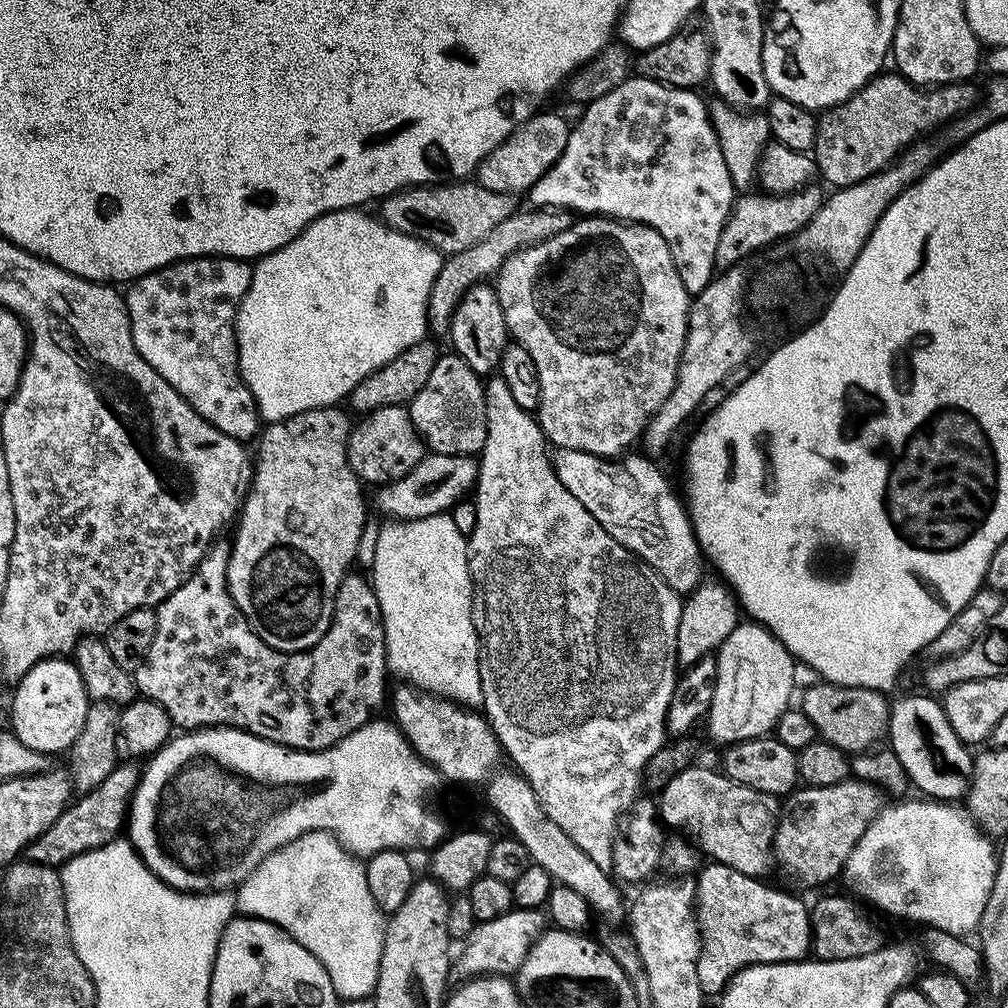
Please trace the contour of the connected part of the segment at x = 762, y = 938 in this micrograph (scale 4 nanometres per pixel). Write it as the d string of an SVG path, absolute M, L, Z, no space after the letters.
M709 863L709 868L701 867L699 869L700 876L696 880L696 907L698 909L698 919L700 921L700 957L698 958L698 982L700 988L704 991L705 997L712 998L724 991L729 980L741 972L744 968L750 967L752 964L785 964L791 960L803 960L809 955L812 947L812 917L810 915L809 905L803 904L796 896L791 896L788 892L779 892L776 888L764 884L763 879L755 876L747 876L738 870L734 870L725 864Z

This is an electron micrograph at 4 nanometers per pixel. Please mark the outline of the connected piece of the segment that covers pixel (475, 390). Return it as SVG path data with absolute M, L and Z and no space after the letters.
M455 354L441 355L426 386L407 405L420 439L429 453L476 456L486 442L485 381Z

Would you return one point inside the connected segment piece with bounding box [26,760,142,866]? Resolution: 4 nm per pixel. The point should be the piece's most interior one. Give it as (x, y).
(91, 821)

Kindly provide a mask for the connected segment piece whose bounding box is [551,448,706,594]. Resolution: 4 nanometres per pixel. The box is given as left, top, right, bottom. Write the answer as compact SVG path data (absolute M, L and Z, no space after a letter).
M562 448L551 457L551 461L562 486L566 486L566 490L570 490L570 494L574 494L574 498L578 498L578 502L582 502L582 506L586 506L586 510L590 510L594 518L598 518L598 526L602 526L602 530L606 530L606 534L610 534L614 542L626 546L626 550L630 550L642 562L651 566L662 578L662 582L666 582L666 586L681 594L690 593L706 579L706 557L696 541L687 507L682 503L681 497L679 500L672 493L657 461L650 460L643 454L632 455L609 458L586 454L582 450Z

